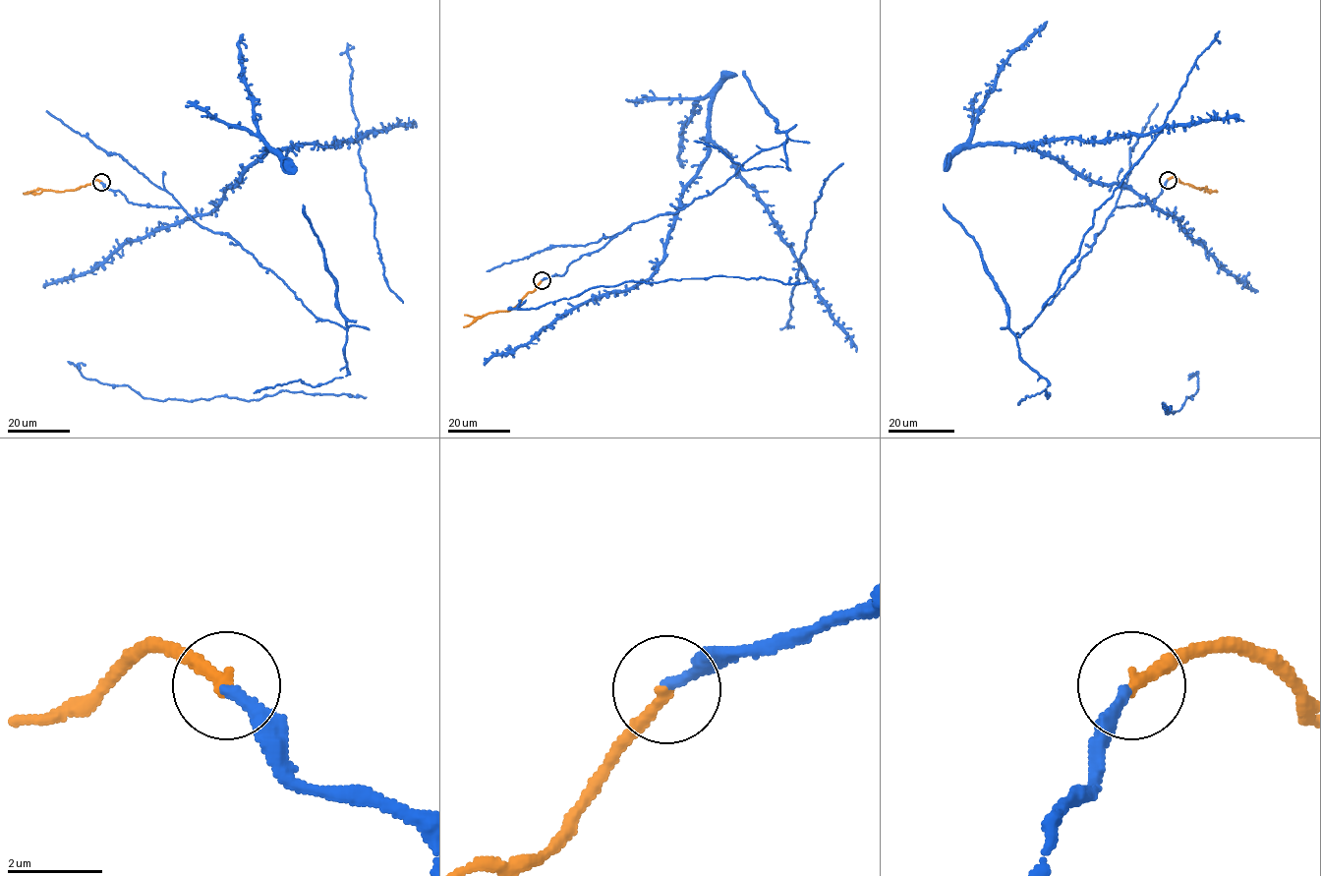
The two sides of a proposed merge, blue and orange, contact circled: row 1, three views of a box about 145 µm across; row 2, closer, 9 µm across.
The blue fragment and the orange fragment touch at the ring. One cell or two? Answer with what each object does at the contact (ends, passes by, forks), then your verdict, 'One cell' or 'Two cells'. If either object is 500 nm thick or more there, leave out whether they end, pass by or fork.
At the ring blue ends. At the ring orange ends. One cell

